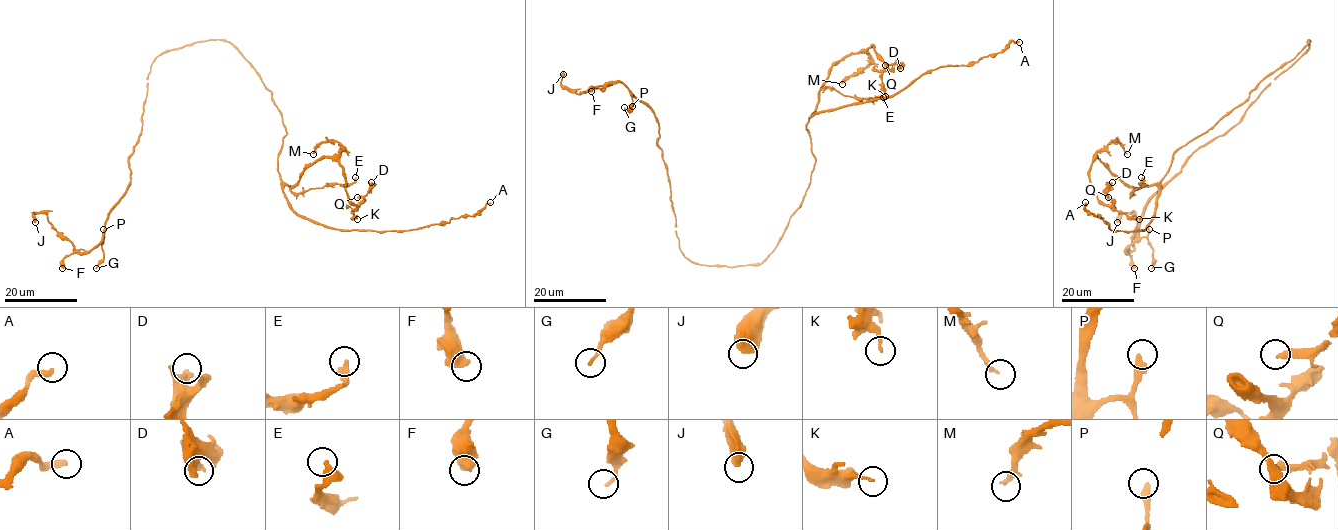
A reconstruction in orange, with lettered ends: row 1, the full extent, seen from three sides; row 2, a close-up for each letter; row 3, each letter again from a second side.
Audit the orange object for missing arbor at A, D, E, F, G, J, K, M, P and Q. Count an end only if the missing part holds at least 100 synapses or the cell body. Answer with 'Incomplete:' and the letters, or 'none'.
Incomplete: none

